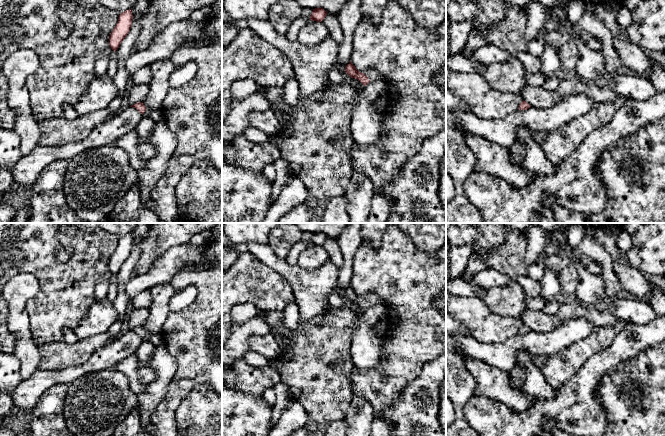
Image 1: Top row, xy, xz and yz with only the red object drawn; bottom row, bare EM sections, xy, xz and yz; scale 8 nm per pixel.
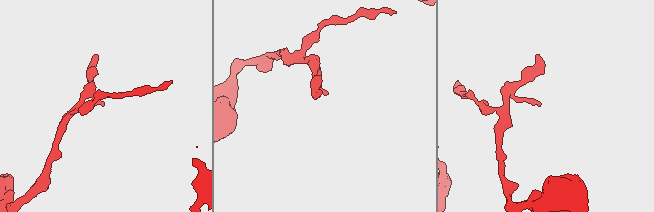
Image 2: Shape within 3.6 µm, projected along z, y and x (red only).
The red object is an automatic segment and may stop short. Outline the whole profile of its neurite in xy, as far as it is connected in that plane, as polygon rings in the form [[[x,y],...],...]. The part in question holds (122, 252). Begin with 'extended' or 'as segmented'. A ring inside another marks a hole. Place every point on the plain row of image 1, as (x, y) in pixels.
as segmented; [[[132,234],[120,237],[118,246],[109,260],[109,269],[115,276],[130,255],[133,244]]]

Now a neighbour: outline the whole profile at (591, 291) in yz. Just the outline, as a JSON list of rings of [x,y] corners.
[[[576,254],[573,265],[579,275],[575,298],[584,305],[602,307],[606,301],[605,281],[602,275],[594,275],[586,268],[586,261]]]

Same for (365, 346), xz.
[[[350,301],[350,309],[358,313],[358,324],[354,328],[351,340],[350,355],[354,366],[362,370],[373,369],[379,363],[380,341],[374,326],[364,320],[364,309]]]

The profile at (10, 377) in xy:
[[[0,353],[0,417],[14,407],[11,393],[21,382],[20,362],[13,354]]]

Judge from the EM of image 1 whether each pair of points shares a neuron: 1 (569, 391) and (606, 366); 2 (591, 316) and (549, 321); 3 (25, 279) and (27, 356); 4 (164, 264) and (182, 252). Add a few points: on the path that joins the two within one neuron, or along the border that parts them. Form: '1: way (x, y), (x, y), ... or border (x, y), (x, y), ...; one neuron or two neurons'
1: way (578, 387), (597, 368); one neuron
2: way (581, 312), (565, 312), (559, 318); one neuron
3: way (19, 298), (19, 326), (23, 337); one neuron
4: way (168, 264), (178, 256); one neuron

